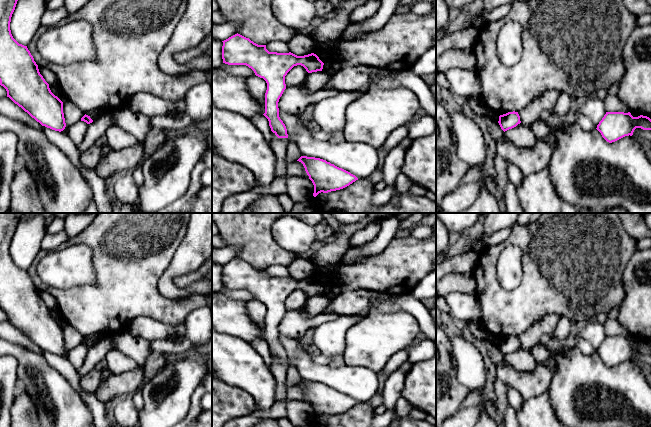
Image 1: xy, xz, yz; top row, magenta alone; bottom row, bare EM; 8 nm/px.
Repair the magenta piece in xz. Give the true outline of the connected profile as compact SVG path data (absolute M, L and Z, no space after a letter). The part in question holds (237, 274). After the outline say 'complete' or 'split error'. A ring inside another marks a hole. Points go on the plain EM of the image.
M240 258L222 265L223 287L246 289L255 299L267 307L265 317L265 337L271 355L278 362L288 362L287 353L279 341L278 326L286 313L285 300L297 289L303 290L308 297L322 295L324 287L314 278L297 280L291 276L269 276L266 269L258 269Z; complete

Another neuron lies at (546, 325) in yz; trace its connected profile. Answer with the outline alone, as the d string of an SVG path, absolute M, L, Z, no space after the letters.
M552 313L535 321L525 332L518 336L521 348L531 350L533 346L539 343L542 335L552 335L560 318L560 315Z

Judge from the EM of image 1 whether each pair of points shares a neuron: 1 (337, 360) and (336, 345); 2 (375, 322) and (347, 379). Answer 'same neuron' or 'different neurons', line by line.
1: same neuron
2: different neurons

